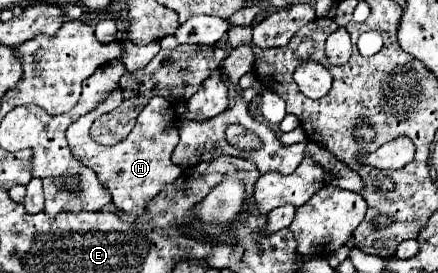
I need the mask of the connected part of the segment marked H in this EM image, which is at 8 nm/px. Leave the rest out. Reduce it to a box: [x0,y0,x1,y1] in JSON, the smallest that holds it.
[67,89,183,217]

